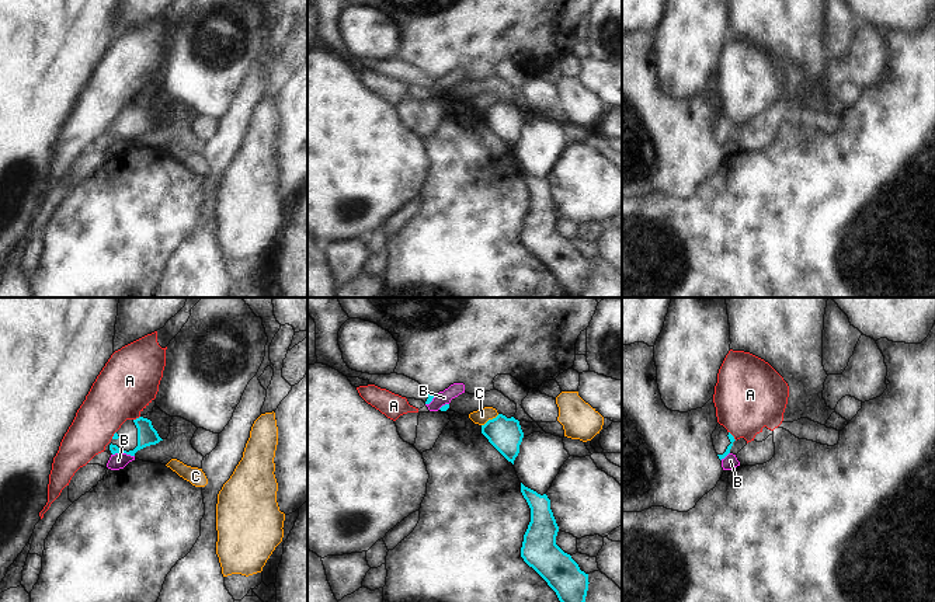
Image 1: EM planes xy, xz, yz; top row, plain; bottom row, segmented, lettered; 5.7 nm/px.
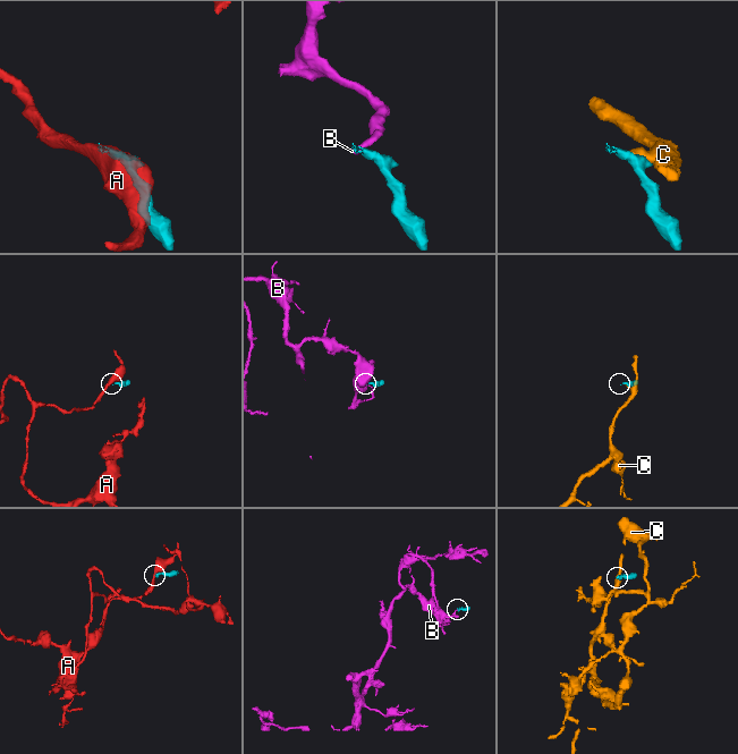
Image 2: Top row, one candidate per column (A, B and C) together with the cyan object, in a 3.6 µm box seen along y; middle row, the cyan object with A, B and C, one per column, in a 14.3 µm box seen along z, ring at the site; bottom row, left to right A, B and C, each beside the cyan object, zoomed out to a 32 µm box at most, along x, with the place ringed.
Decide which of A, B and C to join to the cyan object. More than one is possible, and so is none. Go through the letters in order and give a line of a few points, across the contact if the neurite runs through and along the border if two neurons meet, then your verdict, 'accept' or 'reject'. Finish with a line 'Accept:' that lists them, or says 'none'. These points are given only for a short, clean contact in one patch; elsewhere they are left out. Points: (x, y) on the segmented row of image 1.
A: line yz (729, 431), (736, 439); reject
B: line xy (113, 453), (129, 453), (134, 456); reject
C: line xz (499, 414), (482, 425); reject
Accept: none

